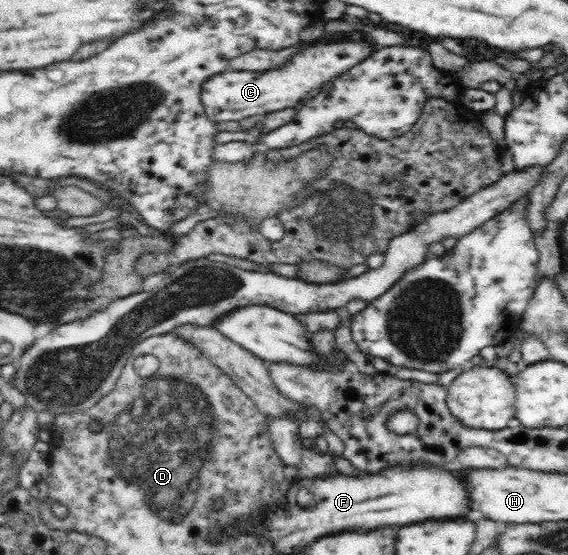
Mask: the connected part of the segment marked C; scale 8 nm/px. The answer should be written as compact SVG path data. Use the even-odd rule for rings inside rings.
M318 40L310 46L301 48L294 53L282 66L262 71L231 71L221 75L211 75L200 88L200 101L207 117L216 123L223 121L241 121L251 115L261 115L297 107L310 96L318 92L321 87L331 83L337 75L347 73L347 69L355 67L371 55L373 47L367 41L341 41L327 43Z

